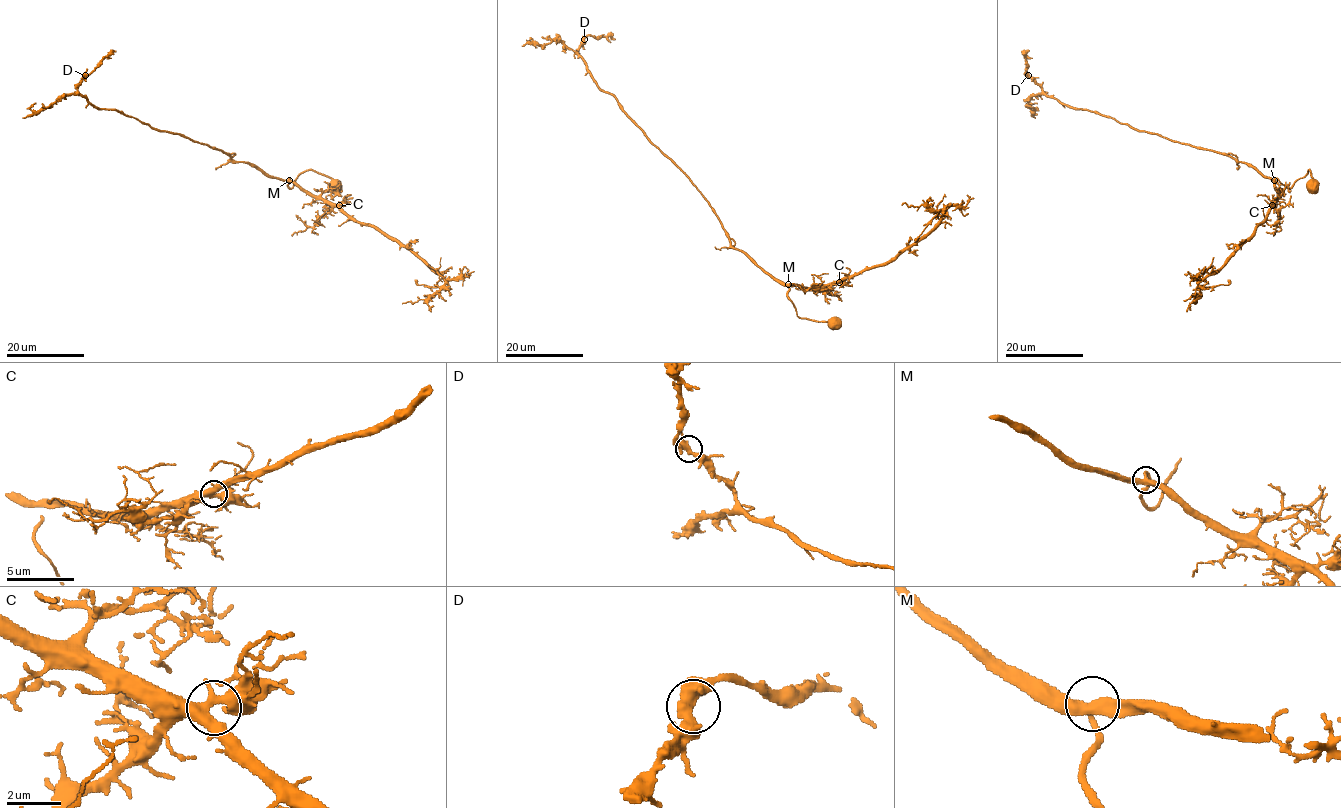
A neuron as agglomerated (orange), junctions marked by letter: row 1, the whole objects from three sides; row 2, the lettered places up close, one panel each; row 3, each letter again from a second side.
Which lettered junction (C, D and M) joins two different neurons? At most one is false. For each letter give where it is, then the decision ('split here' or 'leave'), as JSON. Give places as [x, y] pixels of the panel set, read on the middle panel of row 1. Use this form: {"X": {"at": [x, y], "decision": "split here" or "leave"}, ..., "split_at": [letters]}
{"C": {"at": [839, 282], "decision": "leave"}, "D": {"at": [584, 39], "decision": "leave"}, "M": {"at": [788, 284], "decision": "leave"}, "split_at": []}

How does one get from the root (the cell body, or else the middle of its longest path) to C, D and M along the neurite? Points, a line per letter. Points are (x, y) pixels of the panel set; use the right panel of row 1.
C: (1237, 161), (1251, 164), (1273, 181), (1276, 197), (1272, 205)
D: (1237, 161), (1213, 150), (1138, 131), (1094, 111), (1070, 108), (1050, 98), (1028, 75)
M: (1237, 161), (1251, 164), (1273, 180)

